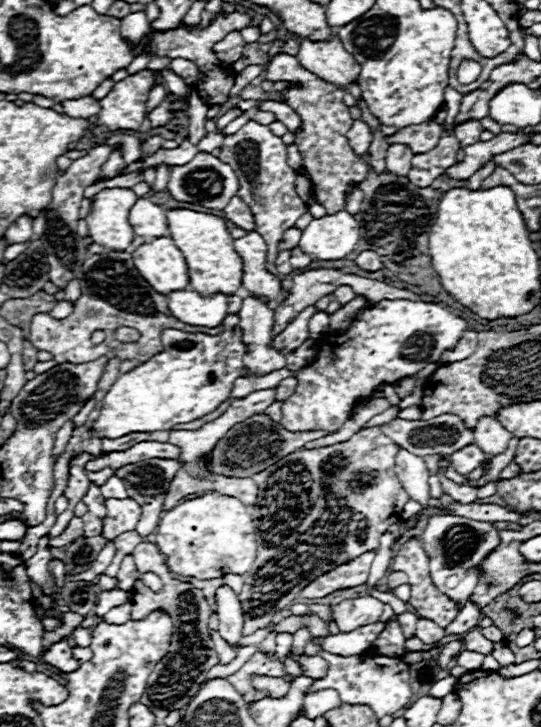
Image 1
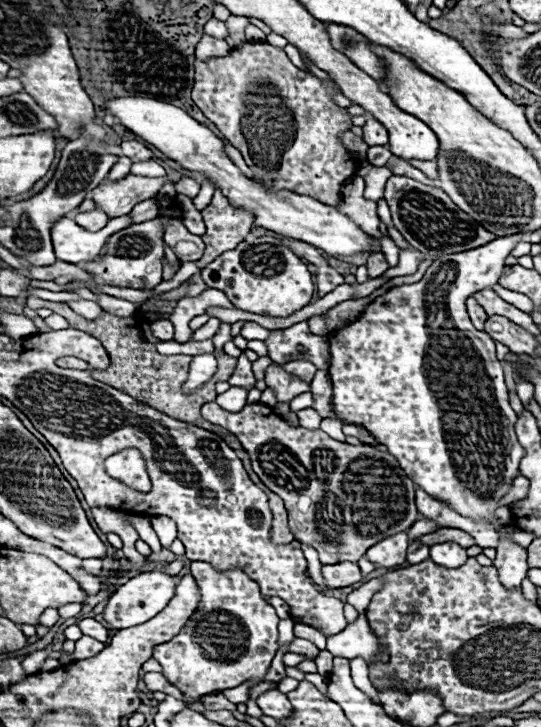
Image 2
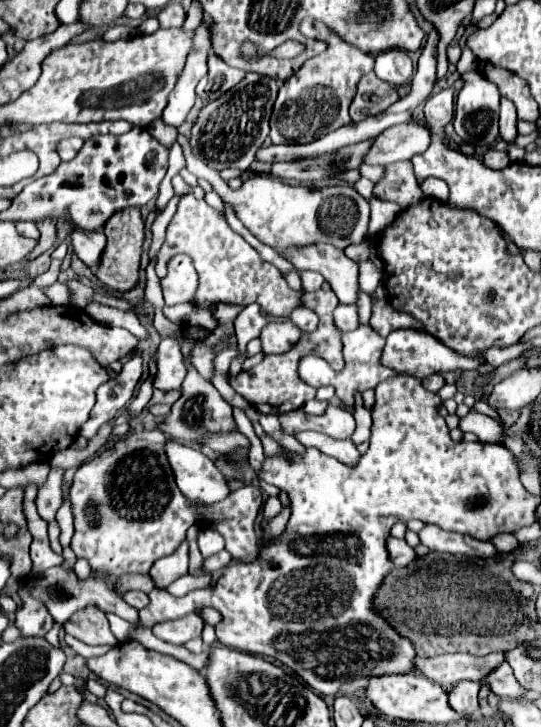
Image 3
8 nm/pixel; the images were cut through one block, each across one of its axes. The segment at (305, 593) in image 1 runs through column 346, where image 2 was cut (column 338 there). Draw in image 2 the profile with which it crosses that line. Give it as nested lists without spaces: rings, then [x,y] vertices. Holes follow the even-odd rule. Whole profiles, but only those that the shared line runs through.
[[[354,562],[322,566],[322,576],[324,576],[328,588],[346,588],[346,586],[352,586],[362,580],[362,572],[360,572],[358,564],[354,564]]]

